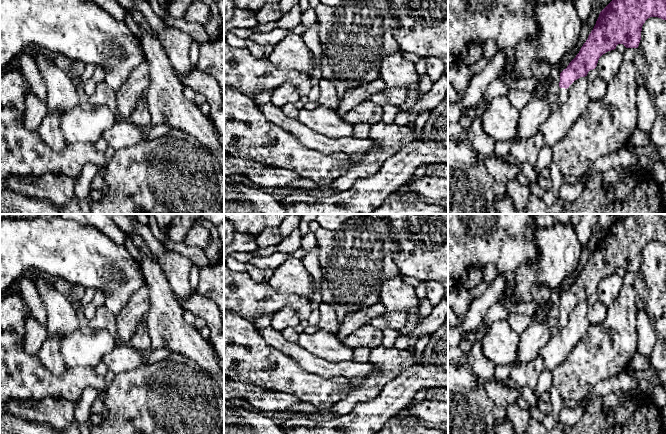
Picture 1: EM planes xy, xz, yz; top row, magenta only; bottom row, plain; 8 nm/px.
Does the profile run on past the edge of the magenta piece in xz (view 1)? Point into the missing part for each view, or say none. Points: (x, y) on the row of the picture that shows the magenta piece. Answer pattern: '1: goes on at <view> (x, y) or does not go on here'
1: does not go on here

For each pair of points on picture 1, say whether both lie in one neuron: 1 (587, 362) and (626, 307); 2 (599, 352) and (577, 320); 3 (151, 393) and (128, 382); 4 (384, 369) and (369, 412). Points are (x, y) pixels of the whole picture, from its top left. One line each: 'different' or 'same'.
1: same
2: different
3: same
4: different

